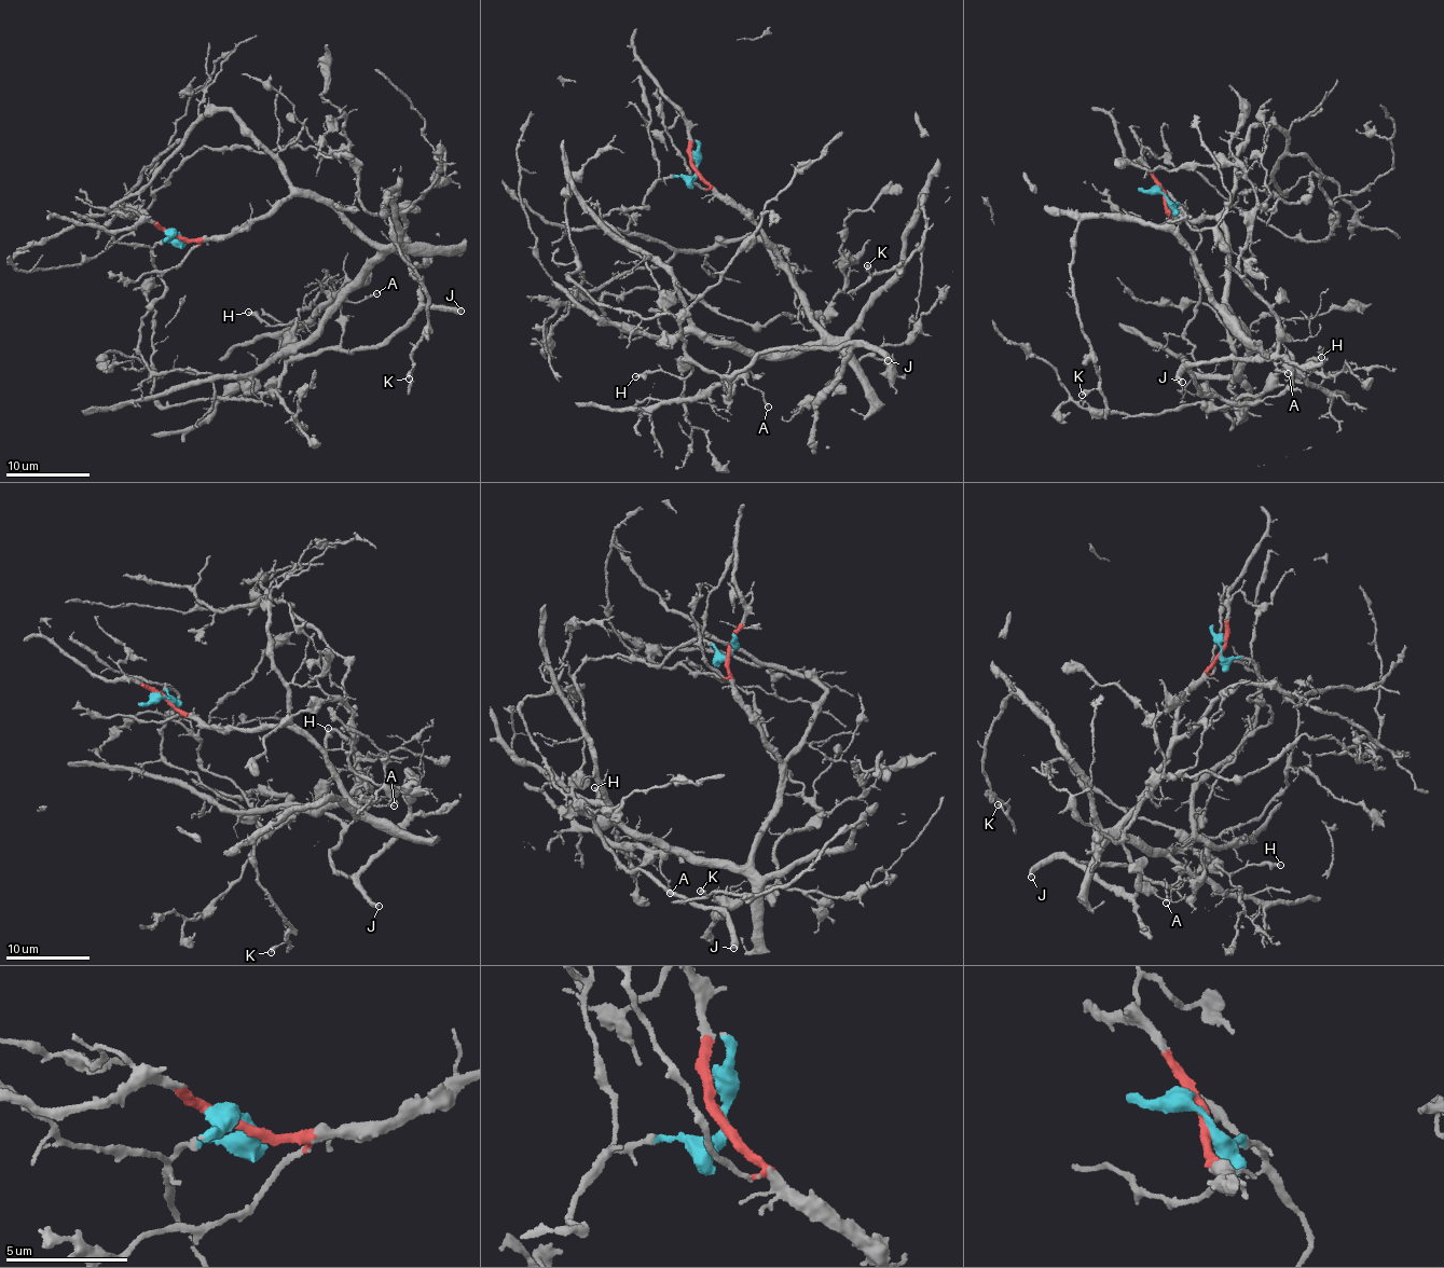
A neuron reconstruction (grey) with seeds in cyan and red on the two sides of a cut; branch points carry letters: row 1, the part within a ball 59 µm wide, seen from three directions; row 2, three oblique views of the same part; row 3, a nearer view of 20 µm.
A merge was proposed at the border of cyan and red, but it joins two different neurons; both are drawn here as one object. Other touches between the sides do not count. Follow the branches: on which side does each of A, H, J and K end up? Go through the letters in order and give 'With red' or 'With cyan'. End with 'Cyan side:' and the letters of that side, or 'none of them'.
A: With red
H: With cyan
J: With cyan
K: With red
Cyan side: H, J

